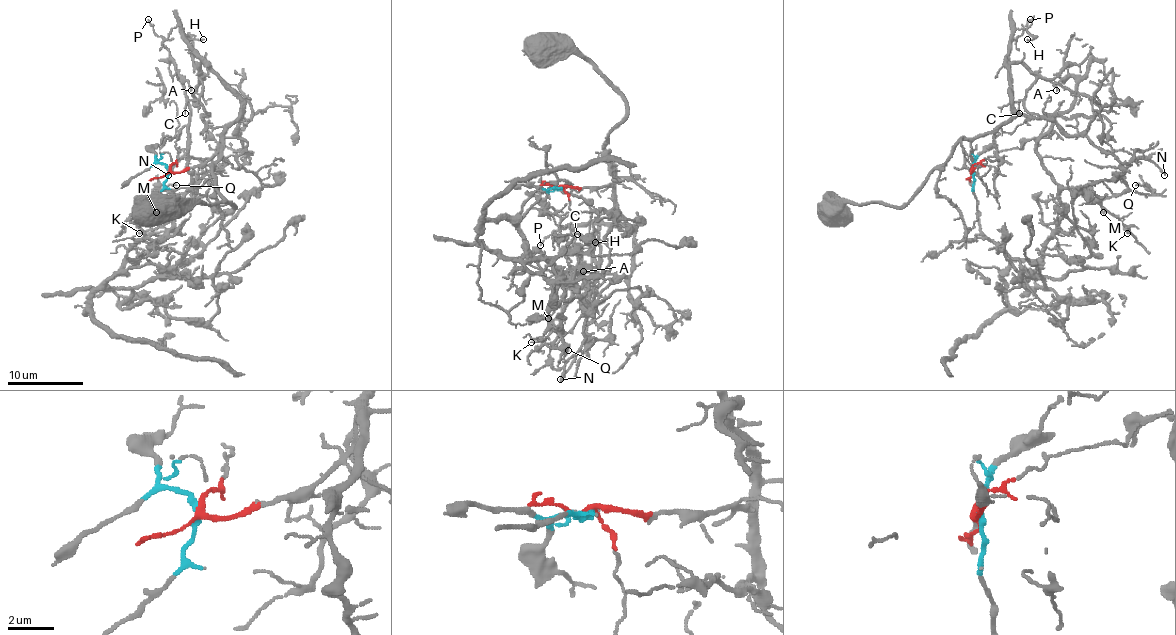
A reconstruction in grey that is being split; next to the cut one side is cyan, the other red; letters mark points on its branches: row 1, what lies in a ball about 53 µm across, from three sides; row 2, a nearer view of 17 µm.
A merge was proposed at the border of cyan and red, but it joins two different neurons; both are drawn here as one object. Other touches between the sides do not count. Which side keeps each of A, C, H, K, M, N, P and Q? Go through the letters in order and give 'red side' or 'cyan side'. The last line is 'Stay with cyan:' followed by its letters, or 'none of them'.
A: cyan side
C: red side
H: red side
K: cyan side
M: cyan side
N: cyan side
P: red side
Q: cyan side
Stay with cyan: A, K, M, N, Q

